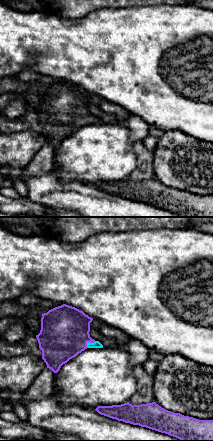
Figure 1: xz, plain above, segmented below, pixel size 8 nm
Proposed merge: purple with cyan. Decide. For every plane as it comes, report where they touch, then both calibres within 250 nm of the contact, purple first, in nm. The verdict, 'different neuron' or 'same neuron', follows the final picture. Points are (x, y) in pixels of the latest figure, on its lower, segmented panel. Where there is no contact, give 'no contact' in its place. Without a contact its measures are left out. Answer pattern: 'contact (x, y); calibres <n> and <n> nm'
contact (89, 341); calibres 380 and 60 nm

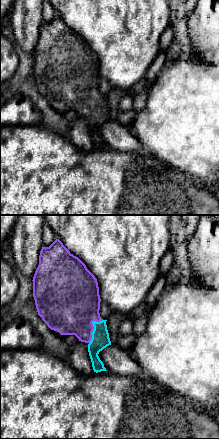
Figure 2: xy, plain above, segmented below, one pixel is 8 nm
contact (93, 328); calibres 420 and 140 nm

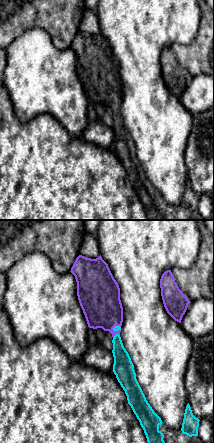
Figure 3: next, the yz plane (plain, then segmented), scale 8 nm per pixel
contact (115, 334); calibres 320 and 140 nm

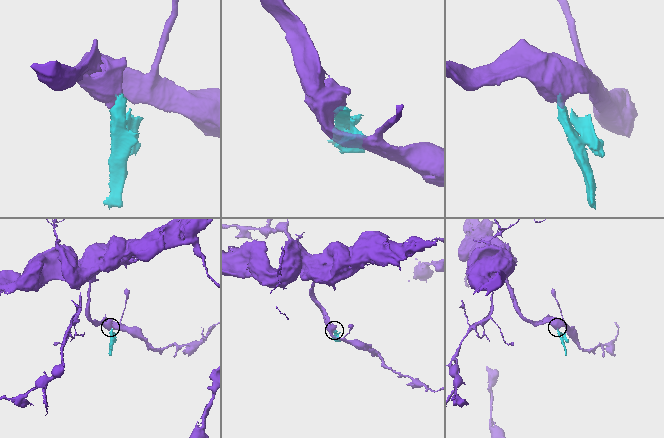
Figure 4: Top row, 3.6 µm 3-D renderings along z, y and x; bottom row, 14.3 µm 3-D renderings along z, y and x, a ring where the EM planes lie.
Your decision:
same neuron

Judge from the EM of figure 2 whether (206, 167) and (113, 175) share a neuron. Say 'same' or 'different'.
different

